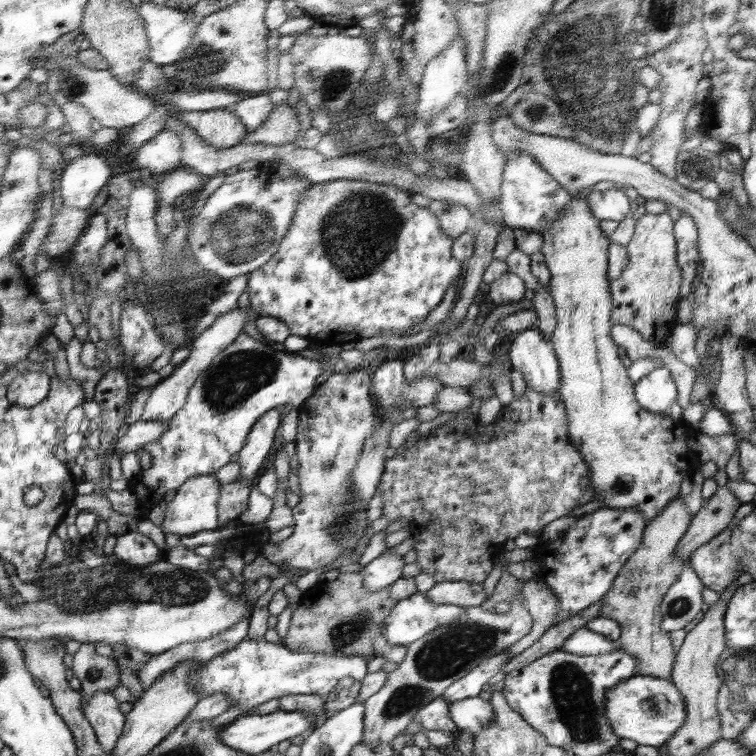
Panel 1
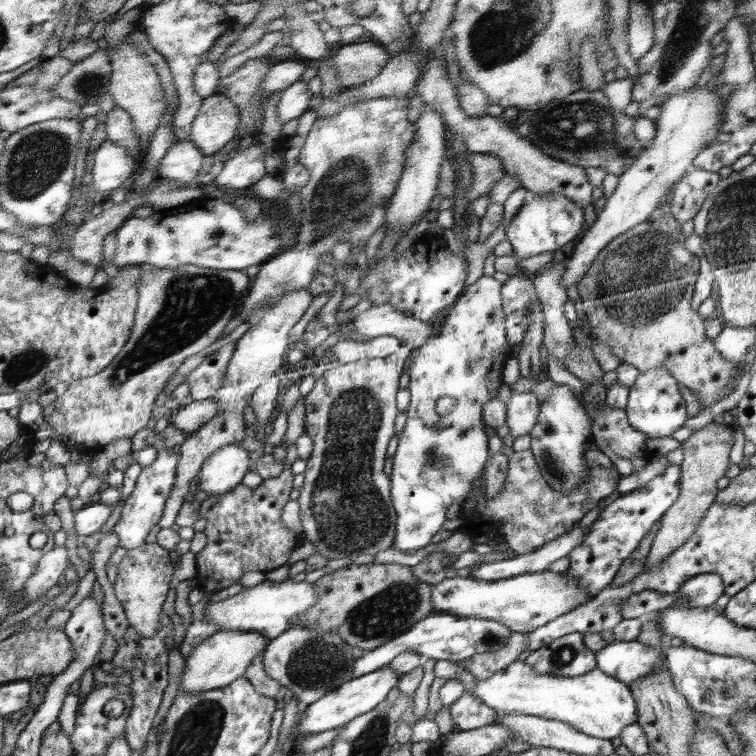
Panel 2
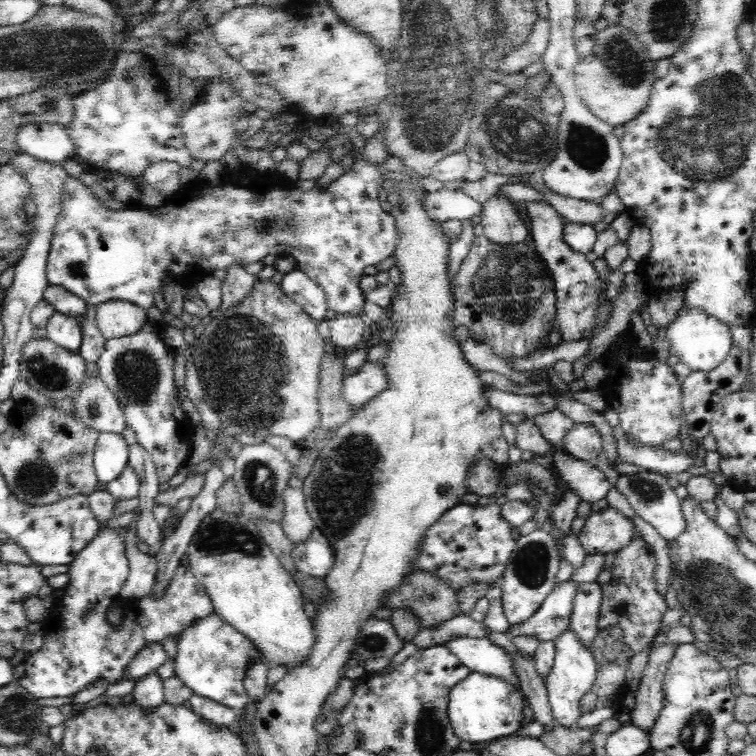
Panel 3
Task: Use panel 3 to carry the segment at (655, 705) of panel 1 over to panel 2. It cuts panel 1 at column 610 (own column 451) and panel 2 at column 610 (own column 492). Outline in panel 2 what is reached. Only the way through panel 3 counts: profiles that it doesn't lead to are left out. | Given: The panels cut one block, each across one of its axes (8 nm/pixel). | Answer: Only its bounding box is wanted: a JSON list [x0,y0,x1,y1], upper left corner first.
[471,660,639,740]

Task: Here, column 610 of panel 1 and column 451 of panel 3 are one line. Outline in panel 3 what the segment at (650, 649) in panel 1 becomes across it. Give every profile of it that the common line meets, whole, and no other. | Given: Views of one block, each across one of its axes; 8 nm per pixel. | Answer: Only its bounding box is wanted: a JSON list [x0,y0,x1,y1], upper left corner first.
[378,572,460,628]

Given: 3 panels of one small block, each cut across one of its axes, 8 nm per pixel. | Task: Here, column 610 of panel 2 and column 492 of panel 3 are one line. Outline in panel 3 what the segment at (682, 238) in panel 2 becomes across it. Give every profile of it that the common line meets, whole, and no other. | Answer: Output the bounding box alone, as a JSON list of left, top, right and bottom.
[453,234,557,363]

